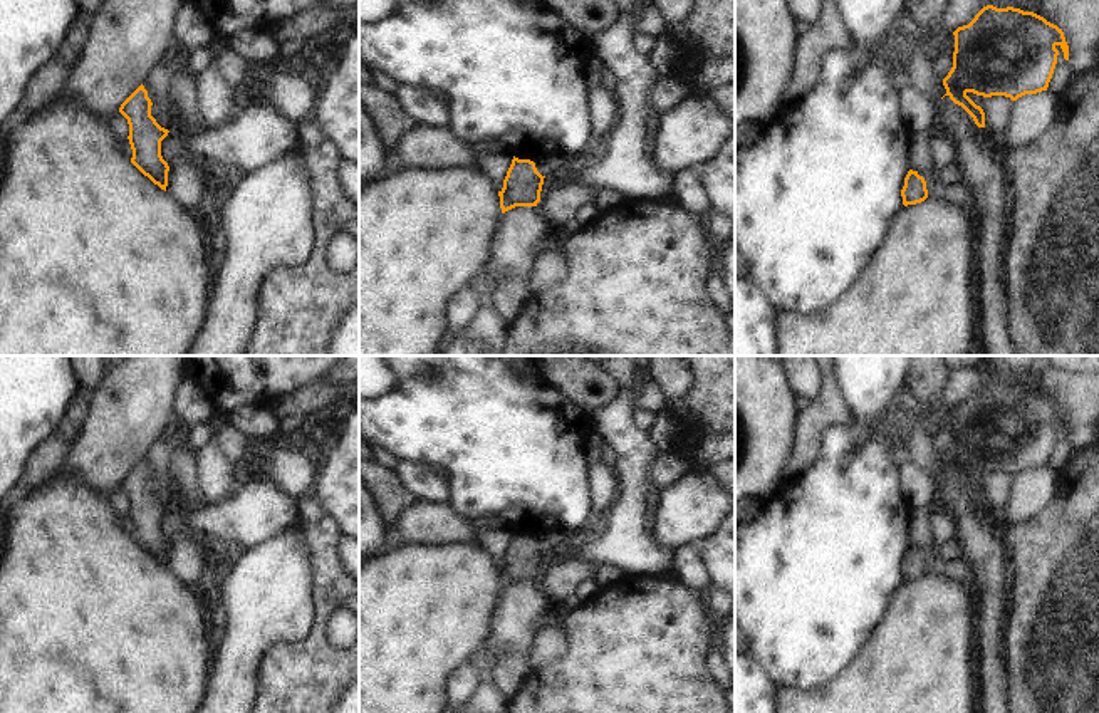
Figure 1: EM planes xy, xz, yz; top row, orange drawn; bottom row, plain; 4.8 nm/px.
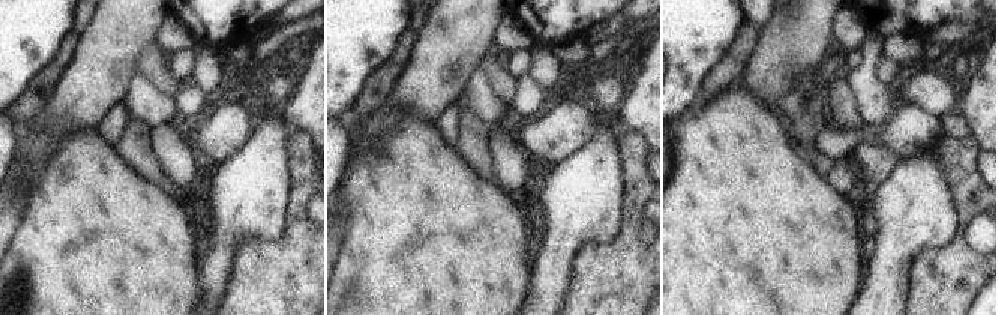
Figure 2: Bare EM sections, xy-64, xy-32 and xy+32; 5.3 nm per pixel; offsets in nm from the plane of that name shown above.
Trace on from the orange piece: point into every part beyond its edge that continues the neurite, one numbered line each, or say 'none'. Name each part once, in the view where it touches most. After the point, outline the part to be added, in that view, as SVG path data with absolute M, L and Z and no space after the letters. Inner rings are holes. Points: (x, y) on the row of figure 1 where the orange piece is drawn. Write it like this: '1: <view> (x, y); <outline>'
none

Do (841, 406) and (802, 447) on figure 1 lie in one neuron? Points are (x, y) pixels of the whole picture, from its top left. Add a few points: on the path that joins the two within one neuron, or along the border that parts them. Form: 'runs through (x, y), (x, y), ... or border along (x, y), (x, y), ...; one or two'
runs through (831, 415), (809, 437); one

